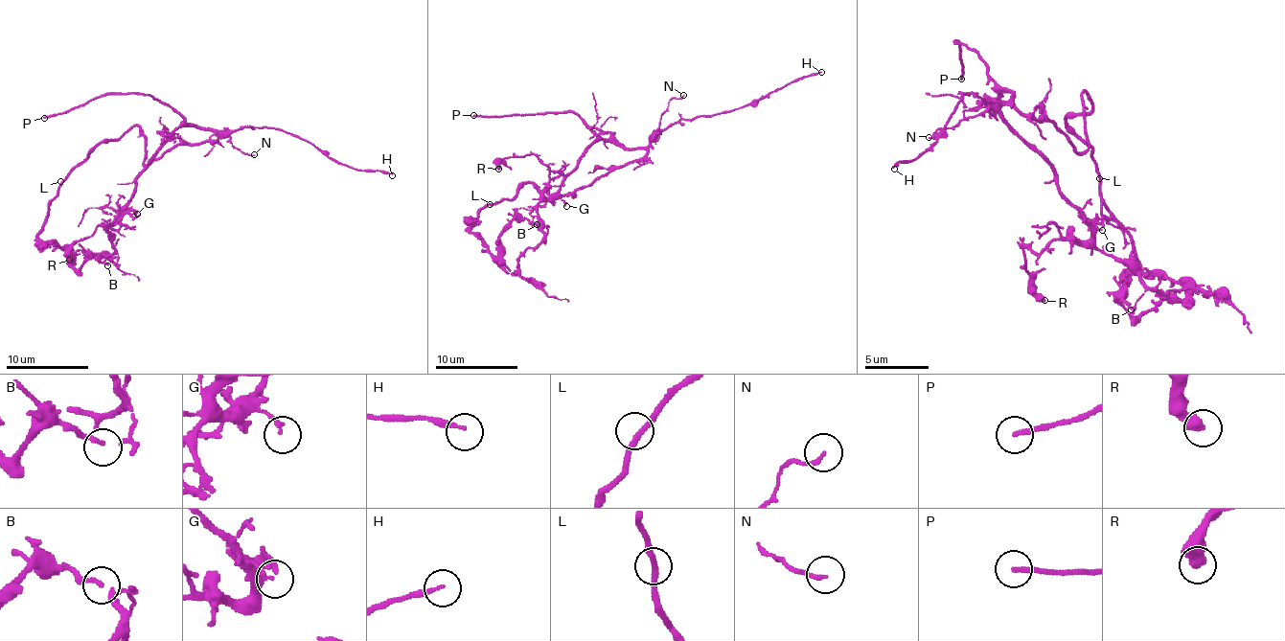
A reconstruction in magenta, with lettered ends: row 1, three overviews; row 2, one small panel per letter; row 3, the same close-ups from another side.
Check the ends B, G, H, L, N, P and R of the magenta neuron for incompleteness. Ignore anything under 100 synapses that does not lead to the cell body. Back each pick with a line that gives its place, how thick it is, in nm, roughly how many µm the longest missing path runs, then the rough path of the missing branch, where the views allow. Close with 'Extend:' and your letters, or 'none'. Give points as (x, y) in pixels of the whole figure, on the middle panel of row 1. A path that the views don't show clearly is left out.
P: at (473, 115); 200 nm thick; about 15 µm are missing
Extend: P

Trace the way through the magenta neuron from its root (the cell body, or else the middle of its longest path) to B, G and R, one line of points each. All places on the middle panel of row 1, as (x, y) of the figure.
B: (581, 156), (537, 206), (543, 239), (525, 251), (515, 274), (502, 262), (500, 235), (516, 218), (537, 224)
G: (581, 156), (581, 161), (566, 175), (558, 194), (566, 206)
R: (581, 156), (549, 197), (543, 195), (549, 169), (533, 154), (506, 156), (498, 169)

